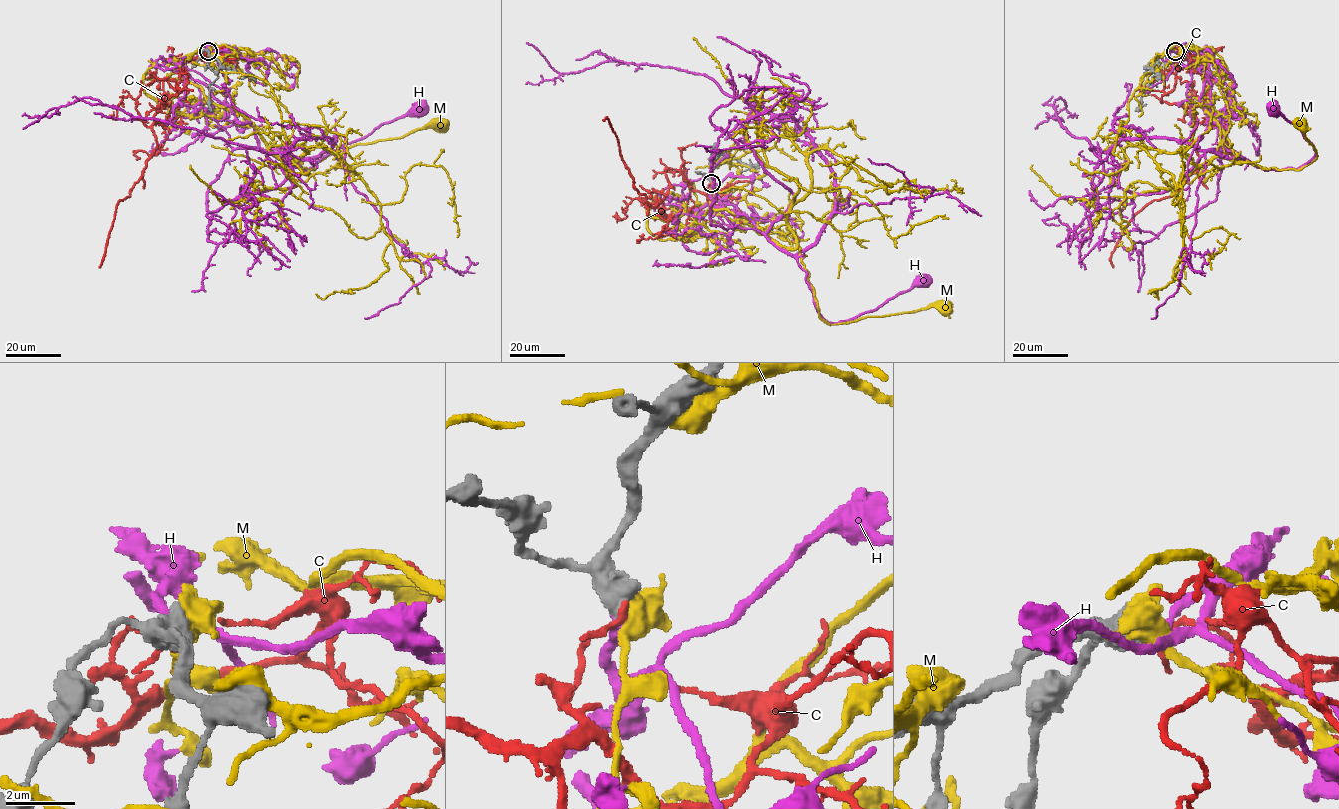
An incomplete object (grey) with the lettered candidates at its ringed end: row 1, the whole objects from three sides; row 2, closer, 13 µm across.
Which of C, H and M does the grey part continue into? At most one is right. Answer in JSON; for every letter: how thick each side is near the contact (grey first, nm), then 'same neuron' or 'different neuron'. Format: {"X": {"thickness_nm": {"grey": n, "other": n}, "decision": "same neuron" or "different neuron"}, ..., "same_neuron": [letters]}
{"C": {"thickness_nm": {"grey": 750, "other": 160}, "decision": "different neuron"}, "H": {"thickness_nm": {"grey": 700, "other": 220}, "decision": "same neuron"}, "M": {"thickness_nm": {"grey": 850, "other": 480}, "decision": "different neuron"}, "same_neuron": ["H"]}

